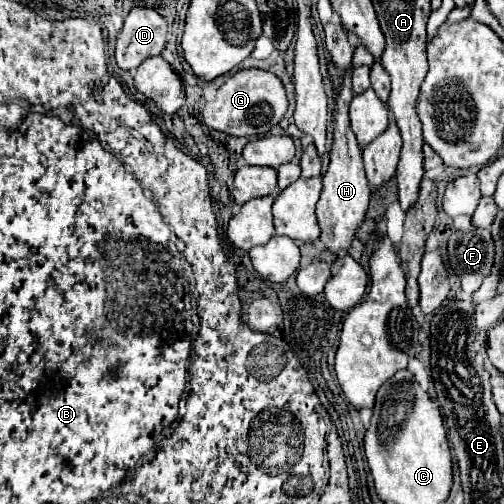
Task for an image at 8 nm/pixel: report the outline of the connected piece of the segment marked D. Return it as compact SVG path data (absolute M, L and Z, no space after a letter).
M133 8L117 38L115 60L121 70L135 70L143 60L163 52L167 22L153 8Z

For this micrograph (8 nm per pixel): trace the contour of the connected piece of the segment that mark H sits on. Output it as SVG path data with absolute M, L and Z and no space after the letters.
M351 68L345 72L339 94L337 94L337 108L333 114L333 146L331 146L331 162L329 170L323 174L323 192L317 202L317 218L321 226L321 242L325 242L327 250L339 254L345 254L351 246L351 240L355 236L355 230L361 226L367 206L369 206L369 182L365 178L363 160L361 160L361 148L353 136L353 130L349 126L349 102L353 98L351 90Z

